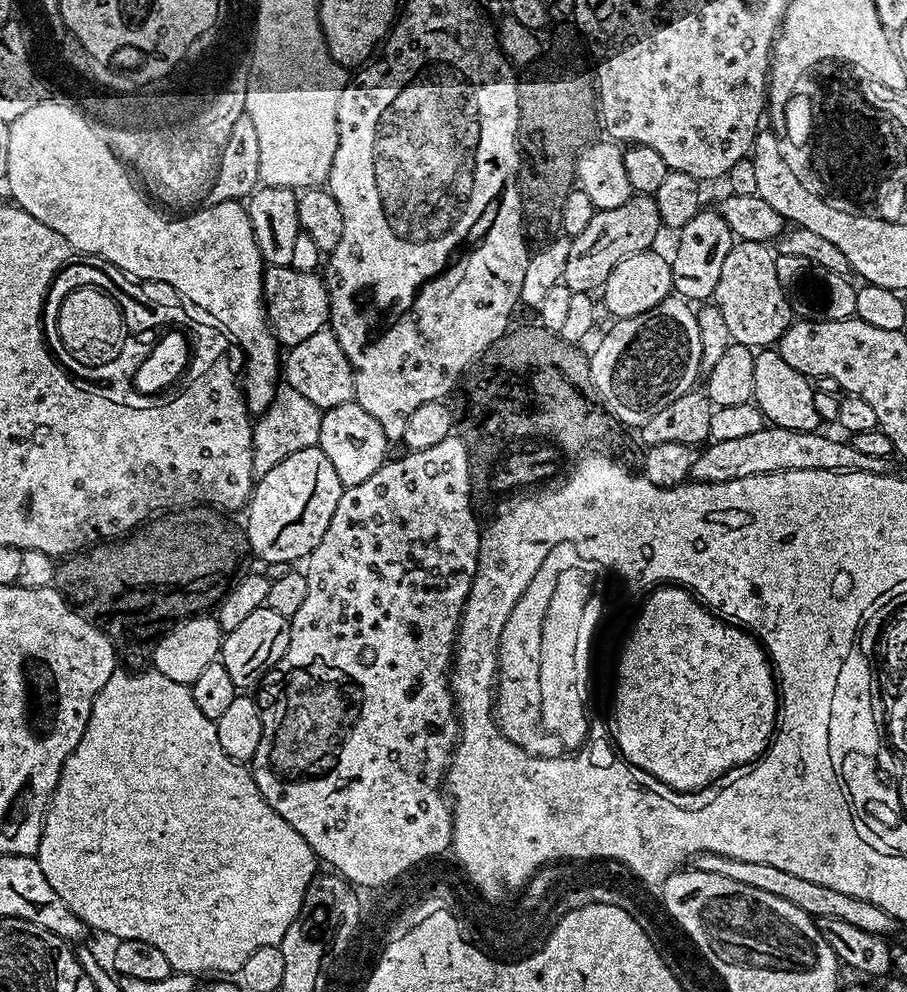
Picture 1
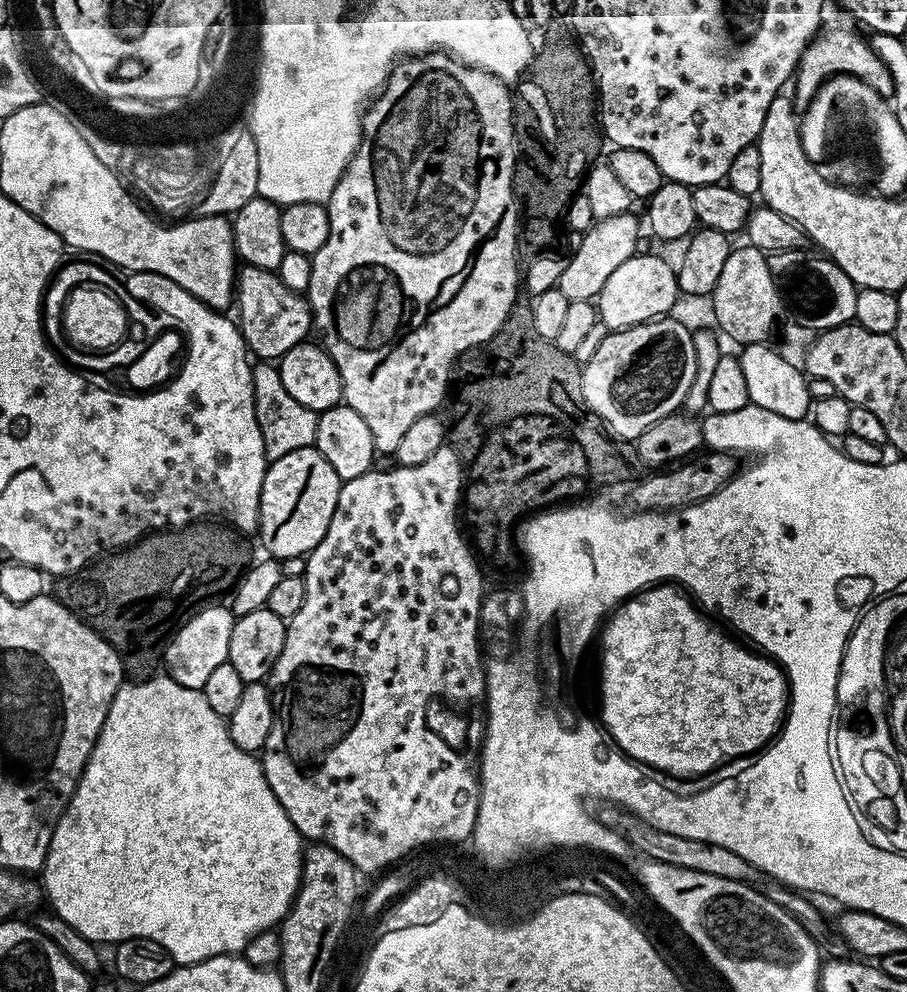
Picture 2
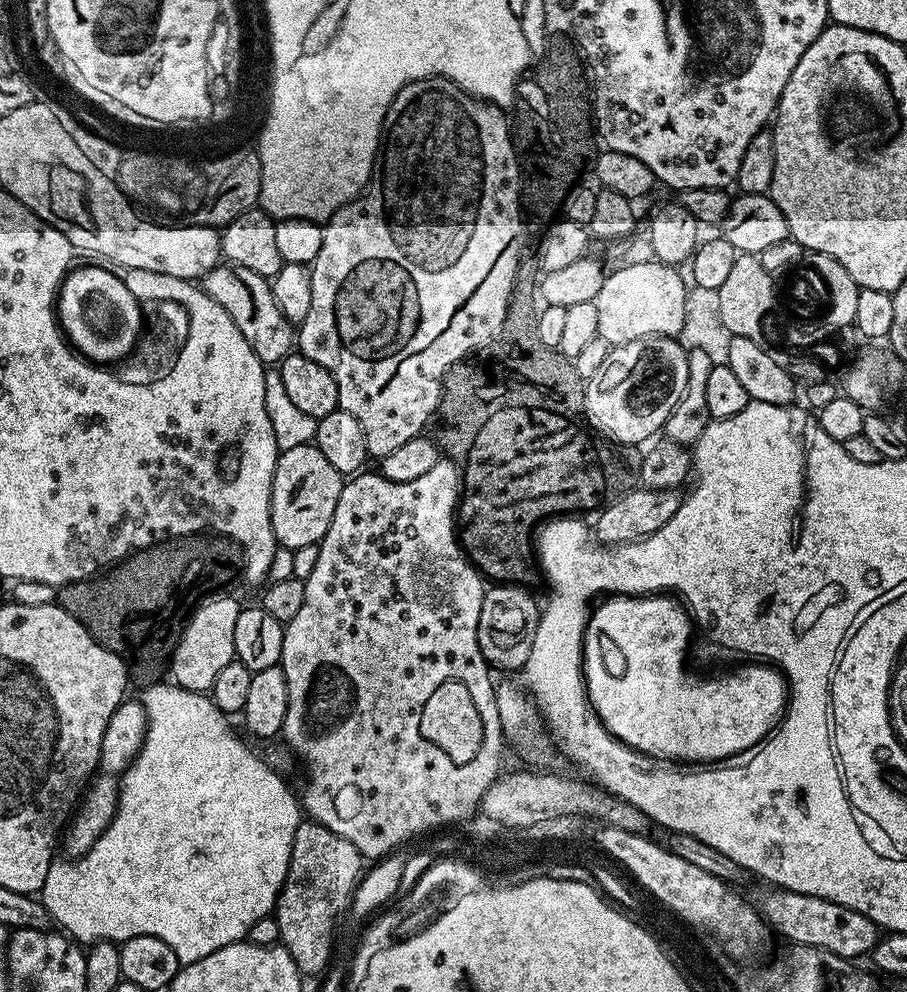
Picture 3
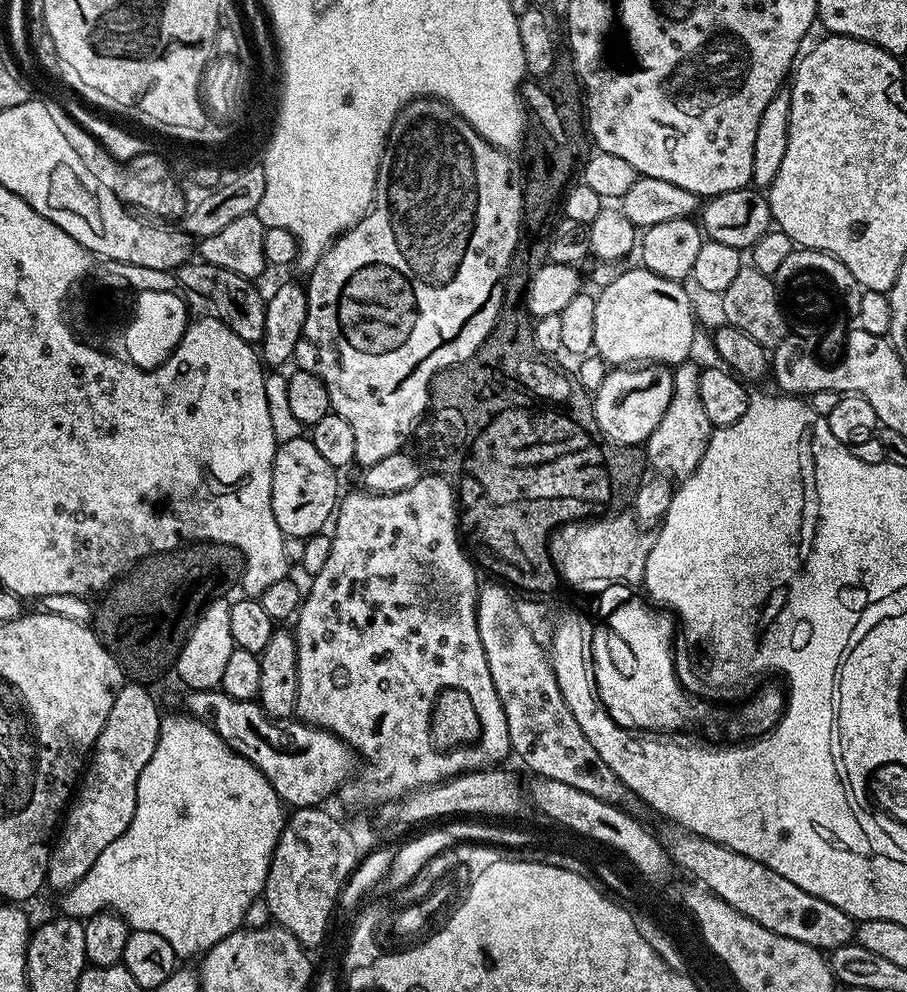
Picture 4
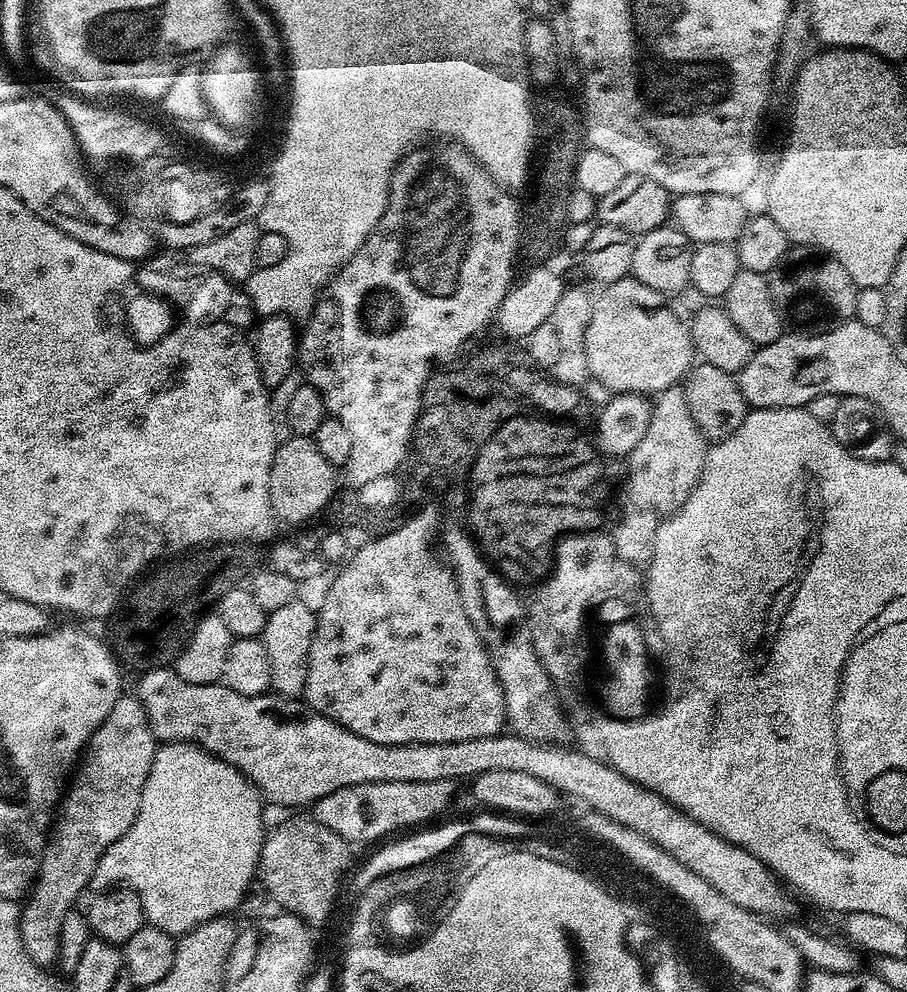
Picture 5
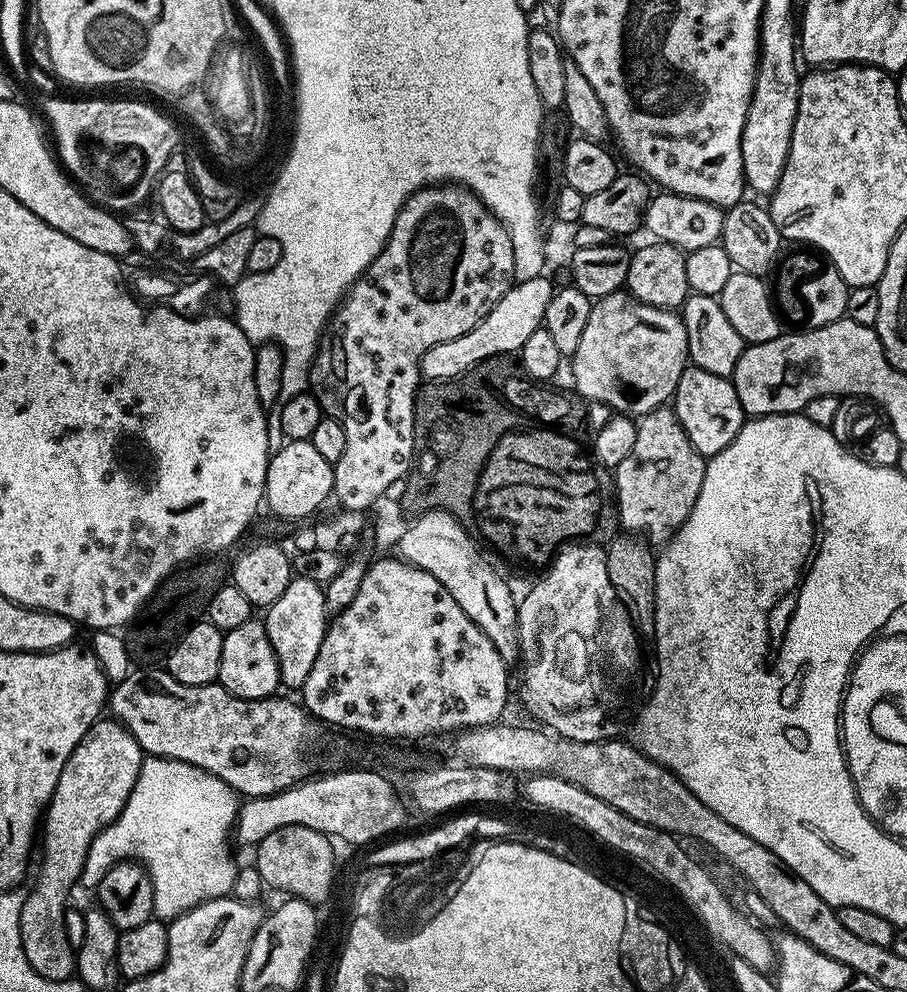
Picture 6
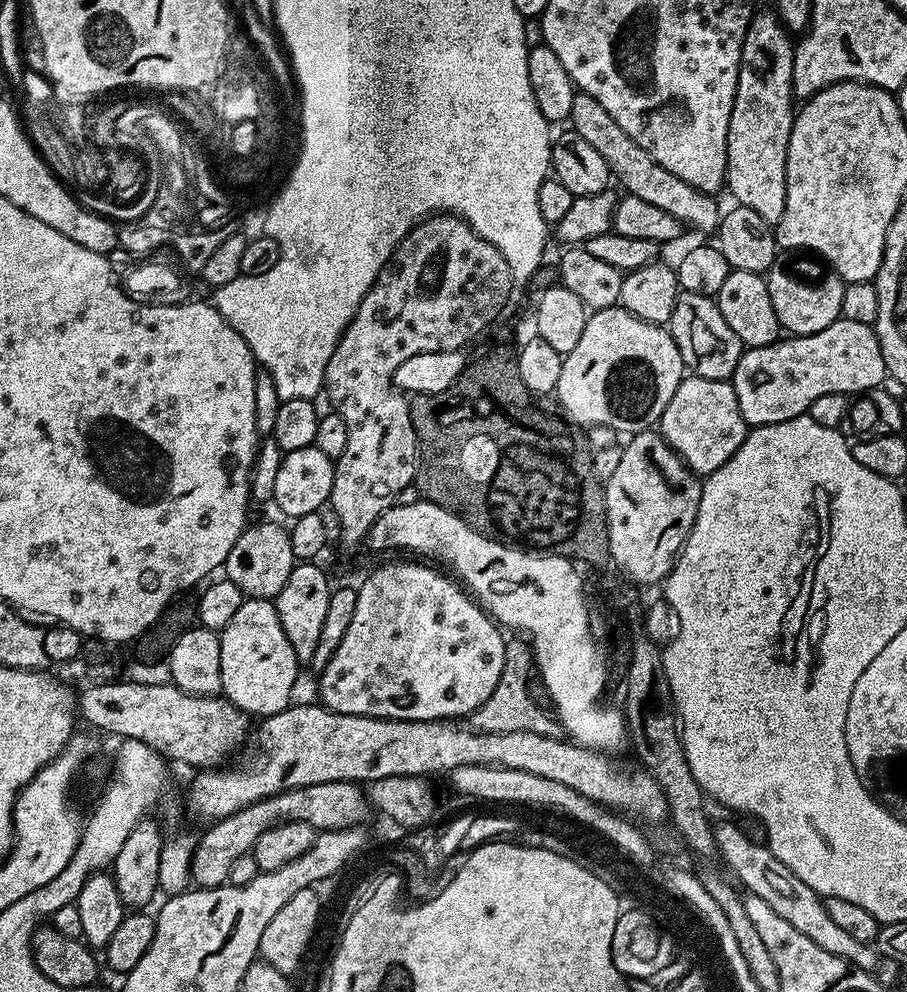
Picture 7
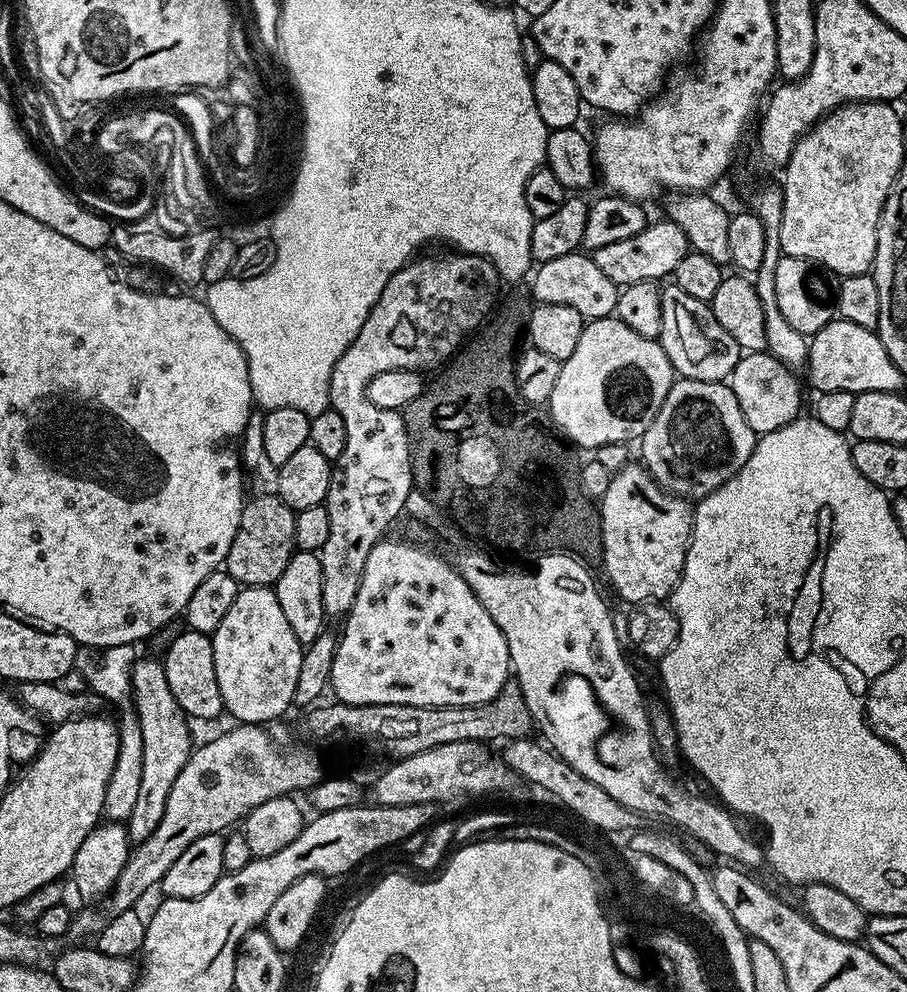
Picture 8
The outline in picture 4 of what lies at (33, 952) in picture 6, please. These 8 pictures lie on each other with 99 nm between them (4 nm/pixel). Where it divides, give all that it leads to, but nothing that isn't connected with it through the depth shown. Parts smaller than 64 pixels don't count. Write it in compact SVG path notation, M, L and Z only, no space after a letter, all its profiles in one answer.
M125 682L121 684L118 694L114 698L114 706L110 706L110 715L106 717L106 726L98 734L96 744L90 753L90 759L82 772L82 779L75 789L74 795L67 805L66 815L58 828L58 835L48 853L47 887L53 888L57 894L63 894L73 888L98 862L98 854L114 842L130 826L136 809L136 795L138 794L138 778L142 770L146 770L146 762L154 754L160 737L160 722L162 711L152 697L151 687L139 682Z

